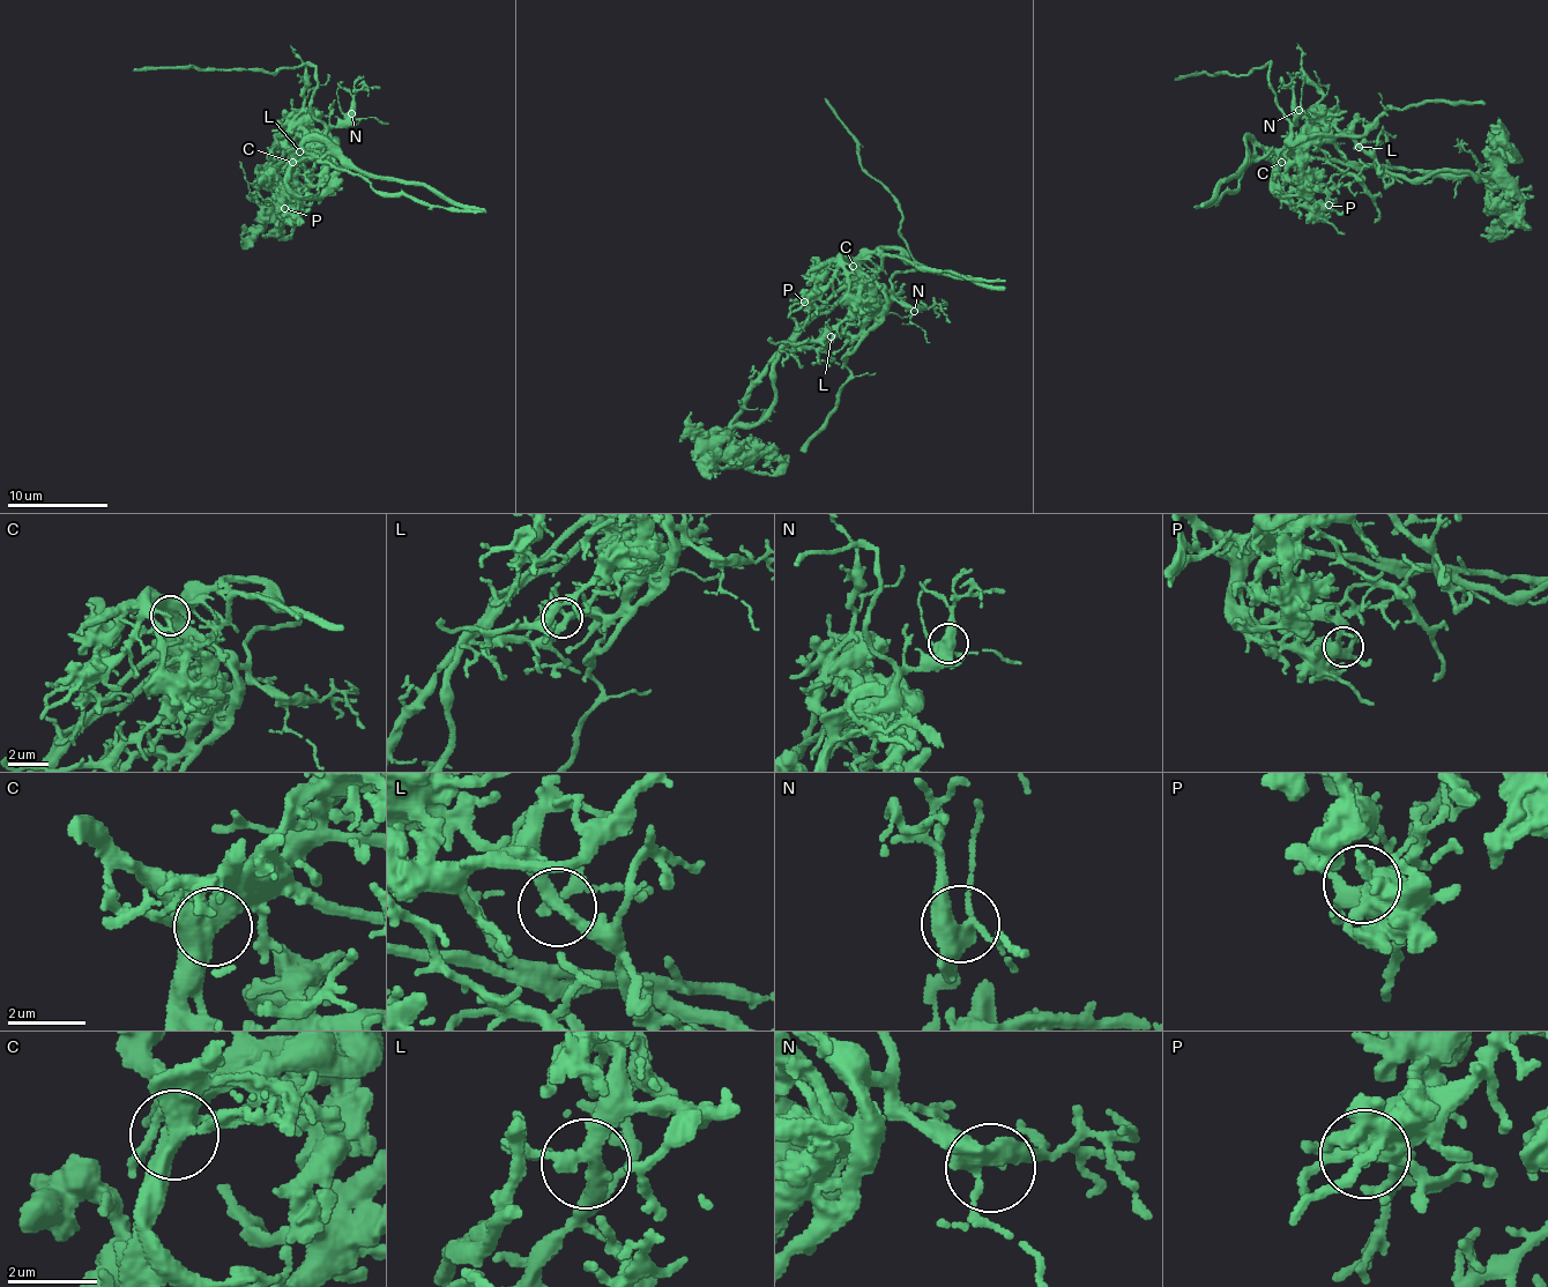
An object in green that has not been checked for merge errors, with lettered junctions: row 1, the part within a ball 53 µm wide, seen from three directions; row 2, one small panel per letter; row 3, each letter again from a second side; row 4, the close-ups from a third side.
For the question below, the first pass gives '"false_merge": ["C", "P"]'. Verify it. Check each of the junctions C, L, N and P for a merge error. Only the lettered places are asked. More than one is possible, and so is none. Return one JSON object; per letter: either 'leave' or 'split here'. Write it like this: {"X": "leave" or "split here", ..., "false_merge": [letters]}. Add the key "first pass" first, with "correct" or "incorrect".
{"first pass": "incorrect", "C": "split here", "L": "leave", "N": "leave", "P": "leave", "false_merge": ["C"]}

